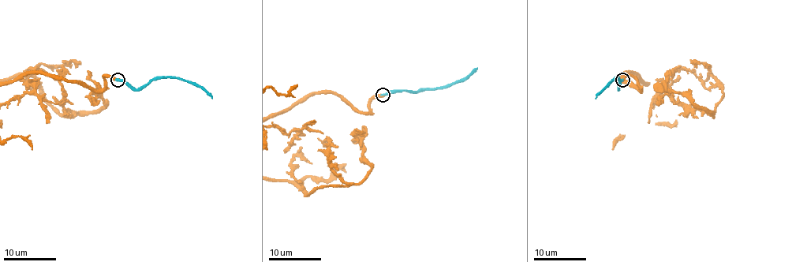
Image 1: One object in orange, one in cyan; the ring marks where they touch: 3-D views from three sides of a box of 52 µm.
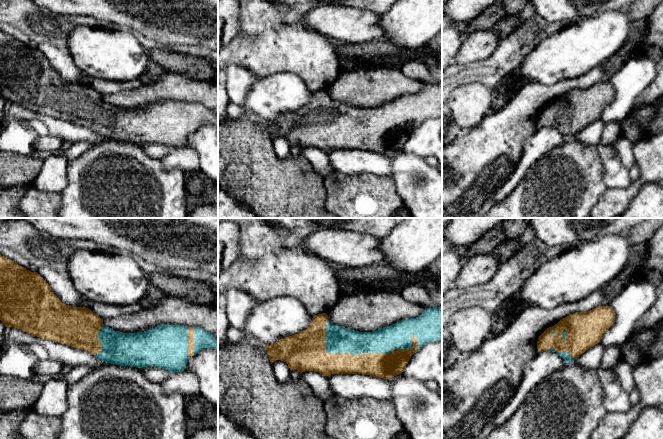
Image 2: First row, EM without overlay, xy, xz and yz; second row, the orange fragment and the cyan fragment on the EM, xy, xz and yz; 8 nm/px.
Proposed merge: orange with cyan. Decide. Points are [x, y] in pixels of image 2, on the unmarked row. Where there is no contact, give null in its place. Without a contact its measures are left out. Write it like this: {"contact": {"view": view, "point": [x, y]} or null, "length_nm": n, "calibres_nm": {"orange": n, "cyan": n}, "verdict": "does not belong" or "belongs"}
{"contact": {"view": "xz", "point": [364, 129]}, "length_nm": 800, "calibres_nm": {"orange": 200, "cyan": 220}, "verdict": "belongs"}

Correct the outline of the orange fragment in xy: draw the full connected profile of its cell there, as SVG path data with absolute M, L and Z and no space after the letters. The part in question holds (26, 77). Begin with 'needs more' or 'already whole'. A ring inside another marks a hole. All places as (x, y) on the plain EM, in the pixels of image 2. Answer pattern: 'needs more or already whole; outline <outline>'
needs more; outline M0 30L0 96L6 103L15 103L32 112L66 120L80 126L88 126L99 136L119 142L157 143L164 146L182 148L190 133L203 124L213 124L218 128L218 116L212 109L200 103L184 101L158 101L144 108L123 109L103 100L103 95L86 83L68 82L51 67L49 60L37 49L31 48Z

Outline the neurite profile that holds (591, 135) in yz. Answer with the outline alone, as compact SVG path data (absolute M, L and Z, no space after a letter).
M597 119L582 129L579 133L577 133L574 139L587 146L598 146L601 140L604 126L605 124L600 119Z

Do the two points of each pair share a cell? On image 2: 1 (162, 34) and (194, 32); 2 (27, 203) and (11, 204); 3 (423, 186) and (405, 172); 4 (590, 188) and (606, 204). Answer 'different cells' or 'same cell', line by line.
1: same cell
2: different cells
3: same cell
4: different cells

